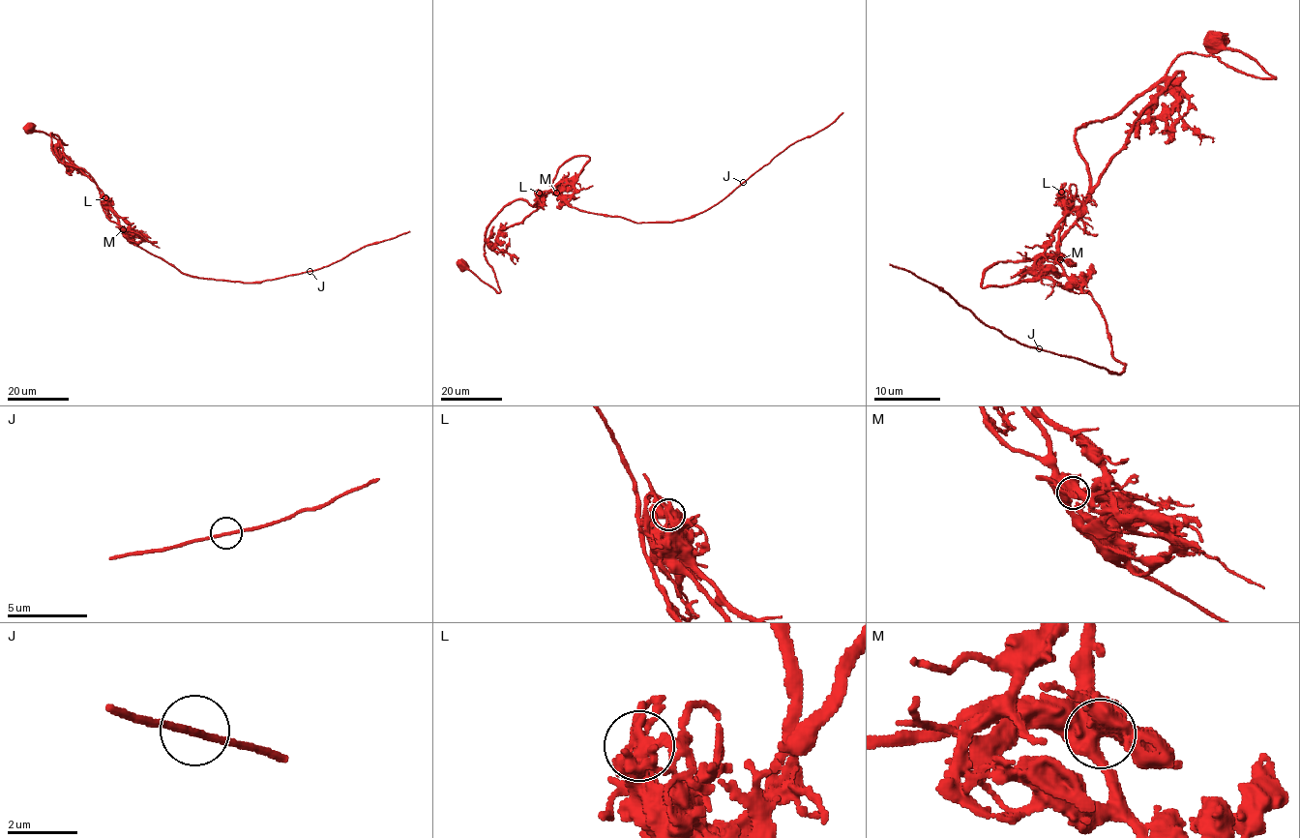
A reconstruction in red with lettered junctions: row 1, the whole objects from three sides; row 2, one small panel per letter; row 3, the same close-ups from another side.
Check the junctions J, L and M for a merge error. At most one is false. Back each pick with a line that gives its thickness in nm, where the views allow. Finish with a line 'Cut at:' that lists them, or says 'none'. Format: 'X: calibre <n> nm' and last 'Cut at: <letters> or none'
L: calibre 360 nm
Cut at: L

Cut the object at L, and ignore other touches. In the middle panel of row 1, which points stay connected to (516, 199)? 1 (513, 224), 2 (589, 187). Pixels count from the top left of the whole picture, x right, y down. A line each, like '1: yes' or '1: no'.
1: no
2: yes

